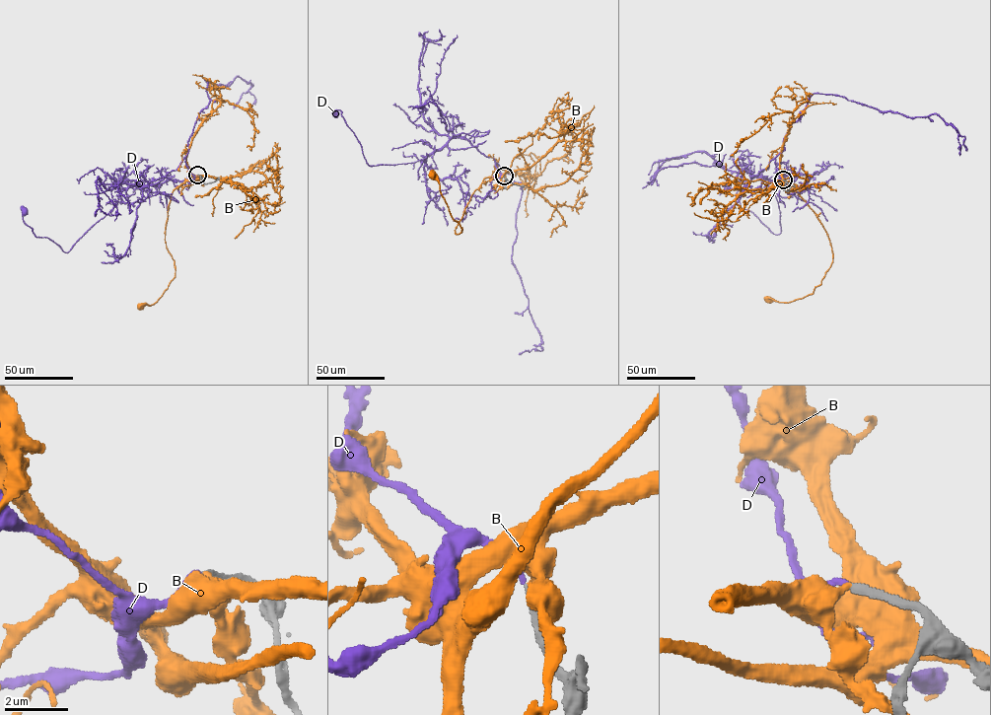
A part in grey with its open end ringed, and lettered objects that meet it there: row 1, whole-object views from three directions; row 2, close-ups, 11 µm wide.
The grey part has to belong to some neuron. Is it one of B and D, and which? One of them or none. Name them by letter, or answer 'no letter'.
D

